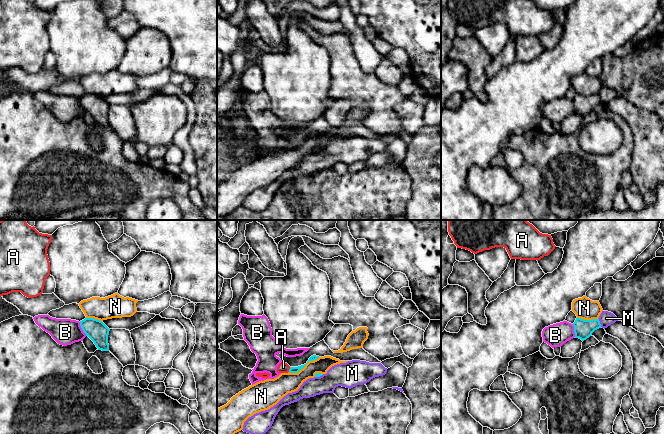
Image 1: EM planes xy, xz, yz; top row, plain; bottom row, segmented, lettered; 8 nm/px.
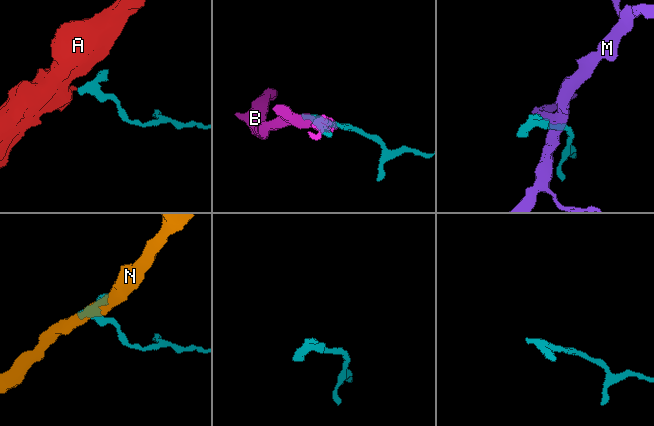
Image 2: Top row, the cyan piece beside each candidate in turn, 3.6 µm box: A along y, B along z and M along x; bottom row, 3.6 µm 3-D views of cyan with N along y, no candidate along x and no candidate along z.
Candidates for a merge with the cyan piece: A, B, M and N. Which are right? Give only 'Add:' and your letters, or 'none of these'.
Add: A

